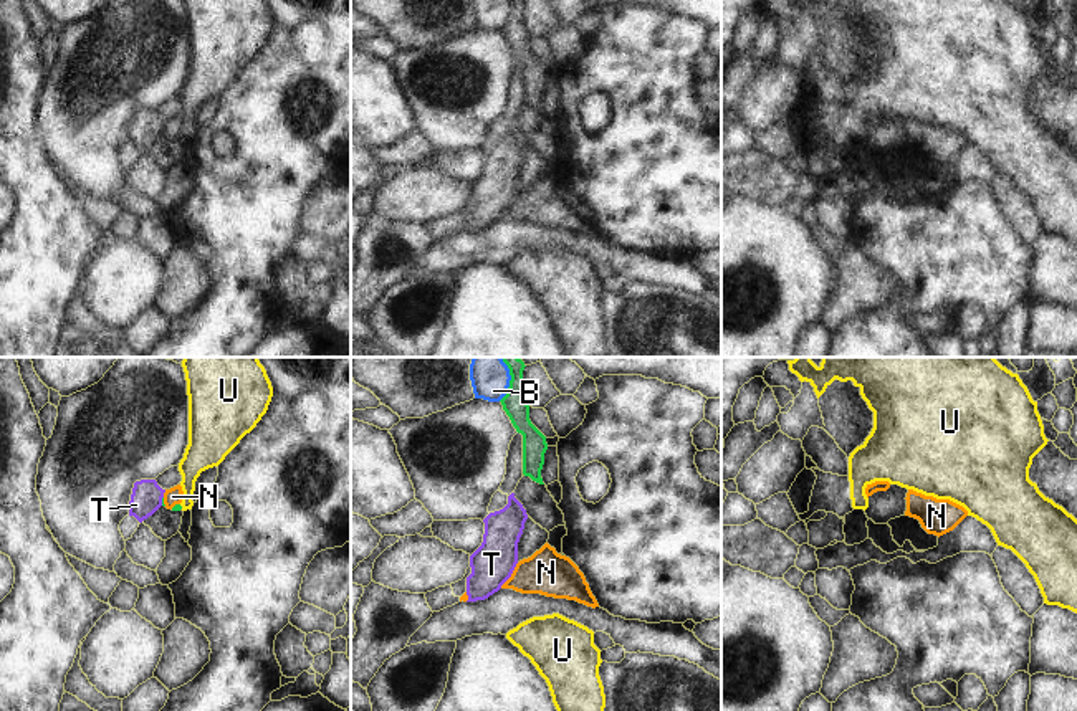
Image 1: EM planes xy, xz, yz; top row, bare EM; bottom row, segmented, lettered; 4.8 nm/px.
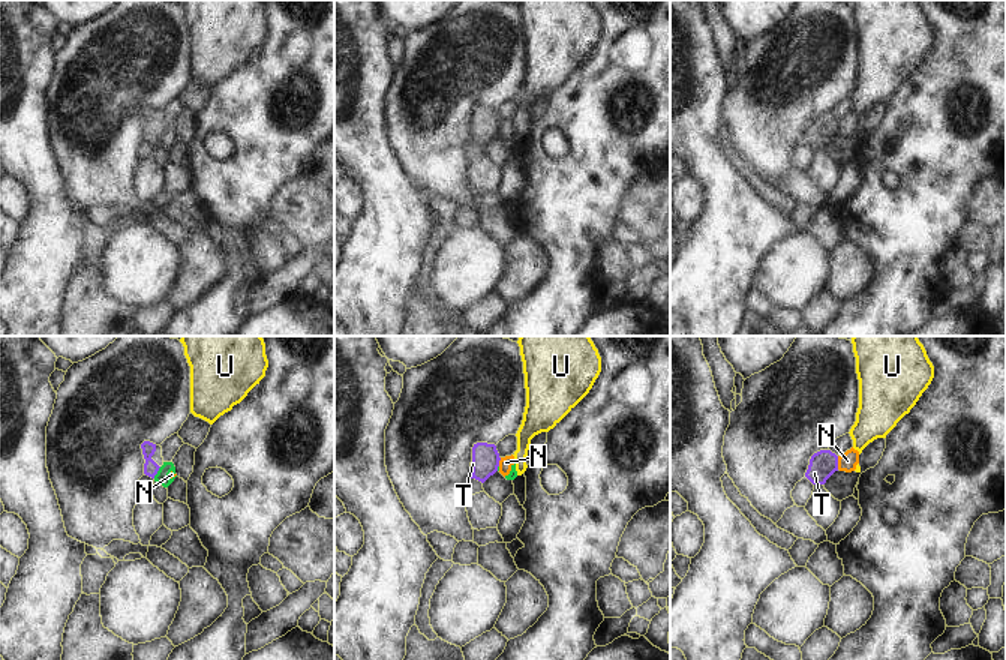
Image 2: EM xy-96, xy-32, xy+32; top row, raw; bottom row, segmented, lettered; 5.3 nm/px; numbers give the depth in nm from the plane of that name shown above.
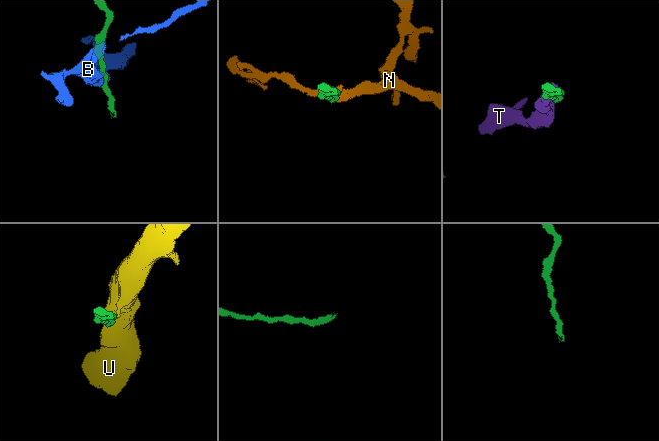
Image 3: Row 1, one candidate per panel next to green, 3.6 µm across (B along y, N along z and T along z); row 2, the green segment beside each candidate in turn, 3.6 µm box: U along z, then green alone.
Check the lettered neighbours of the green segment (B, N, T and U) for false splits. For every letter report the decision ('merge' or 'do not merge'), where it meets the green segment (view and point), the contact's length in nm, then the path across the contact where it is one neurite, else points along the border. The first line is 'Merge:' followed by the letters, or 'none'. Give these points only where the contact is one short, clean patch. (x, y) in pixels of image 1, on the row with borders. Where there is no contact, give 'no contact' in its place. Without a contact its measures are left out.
Merge: N
B: do not merge; meets green in xz at (512, 379); contact 220 nm long; border along xz (502, 357), (508, 369), (510, 386), (498, 400)
N: merge; meets green in xy at (176, 505); contact 50 nm long; runs through xy (177, 506), (176, 505), (172, 496)
T: do not merge; meets green in xy at (162, 501); contact 50 nm long; border along xy (162, 496), (161, 505)
U: do not merge; meets green in xy at (181, 506); contact 30 nm long; border along xy (179, 505), (182, 508)

